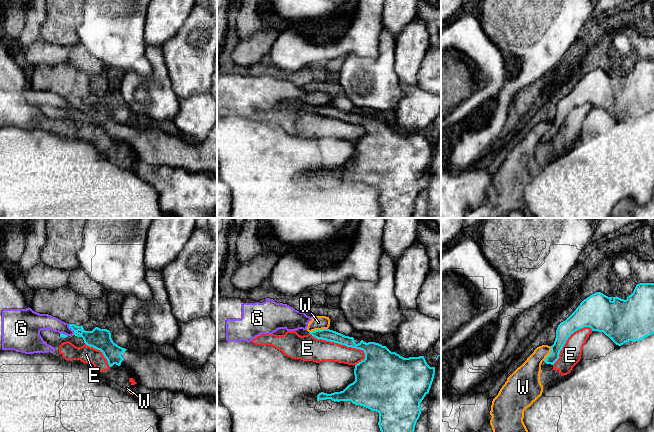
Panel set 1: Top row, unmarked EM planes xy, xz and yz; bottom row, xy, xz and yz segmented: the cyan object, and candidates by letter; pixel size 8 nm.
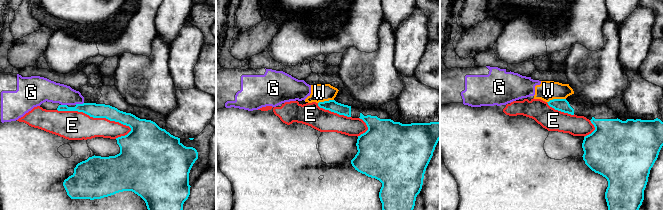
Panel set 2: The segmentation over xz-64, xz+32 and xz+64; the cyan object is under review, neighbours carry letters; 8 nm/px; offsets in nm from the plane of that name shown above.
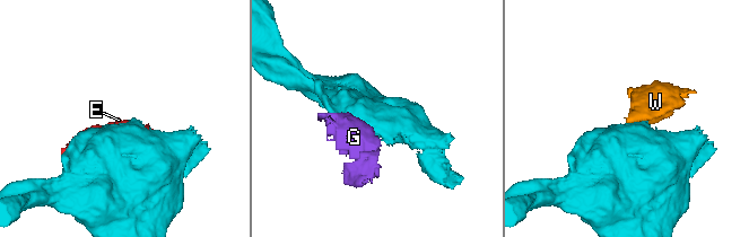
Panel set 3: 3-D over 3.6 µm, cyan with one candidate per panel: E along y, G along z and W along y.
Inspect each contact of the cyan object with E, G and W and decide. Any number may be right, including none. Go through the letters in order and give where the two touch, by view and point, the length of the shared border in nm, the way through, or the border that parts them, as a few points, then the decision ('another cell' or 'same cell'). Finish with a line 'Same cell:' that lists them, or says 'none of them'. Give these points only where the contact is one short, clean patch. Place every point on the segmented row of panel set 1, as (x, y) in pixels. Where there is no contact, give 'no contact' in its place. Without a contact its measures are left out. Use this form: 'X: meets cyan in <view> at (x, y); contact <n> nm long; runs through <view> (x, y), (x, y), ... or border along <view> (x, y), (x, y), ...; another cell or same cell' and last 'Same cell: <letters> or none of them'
E: meets cyan in xz at (340, 343); contact 500 nm long; another cell
G: meets cyan in xy at (71, 328); contact 100 nm long; another cell
W: meets cyan in xz at (318, 330); contact 160 nm long; border along xz (327, 328), (309, 332); another cell
Same cell: none of them

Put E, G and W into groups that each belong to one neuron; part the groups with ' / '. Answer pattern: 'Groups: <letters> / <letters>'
Groups: E G W

